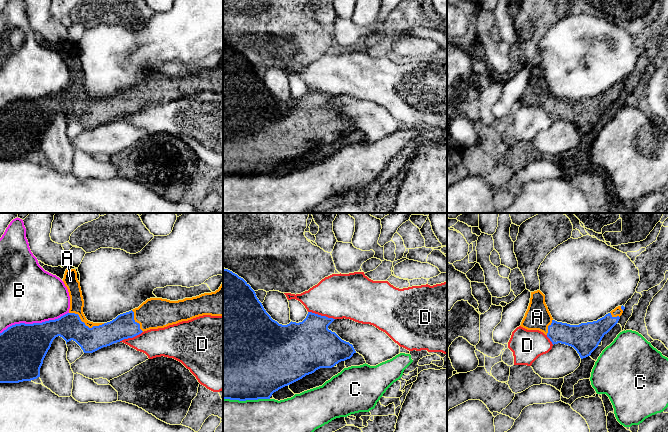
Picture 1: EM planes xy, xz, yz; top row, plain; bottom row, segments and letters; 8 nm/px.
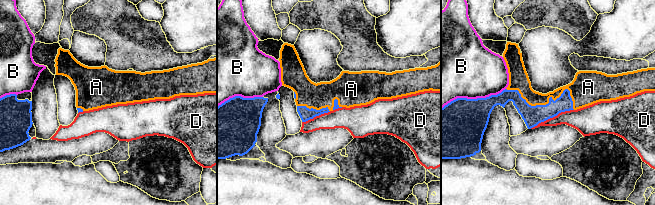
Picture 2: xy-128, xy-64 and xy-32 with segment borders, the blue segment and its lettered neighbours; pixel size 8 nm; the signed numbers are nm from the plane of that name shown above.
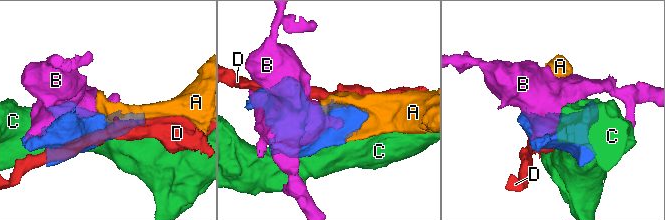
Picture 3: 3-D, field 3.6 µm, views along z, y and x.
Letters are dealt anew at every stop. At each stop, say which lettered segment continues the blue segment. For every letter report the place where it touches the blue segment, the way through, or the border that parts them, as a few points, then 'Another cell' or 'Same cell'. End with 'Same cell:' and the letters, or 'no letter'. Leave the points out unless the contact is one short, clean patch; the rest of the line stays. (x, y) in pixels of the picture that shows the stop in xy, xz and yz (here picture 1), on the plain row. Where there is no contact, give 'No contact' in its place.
A: Touches blue at xy (85, 101). Same cell
B: Touches blue at xy (34, 99). Another cell
C: Touches blue at xz (246, 175). Another cell
D: Touches blue at xz (320, 91). Another cell
Same cell: A

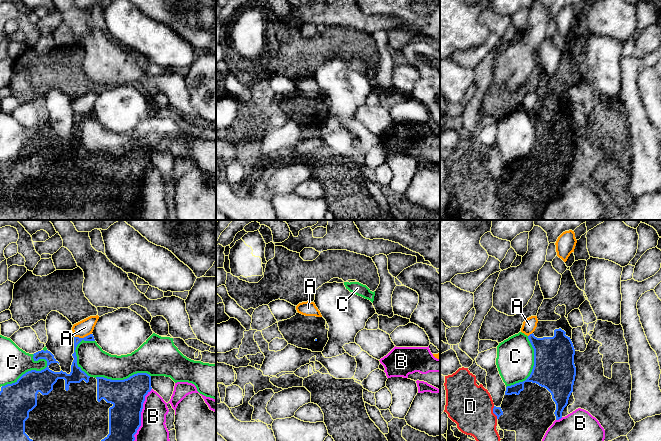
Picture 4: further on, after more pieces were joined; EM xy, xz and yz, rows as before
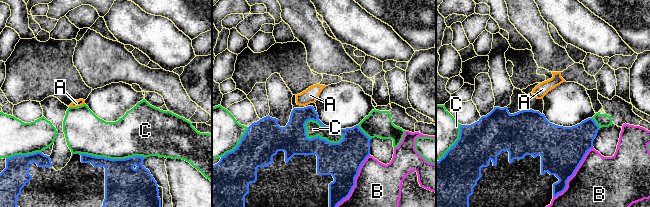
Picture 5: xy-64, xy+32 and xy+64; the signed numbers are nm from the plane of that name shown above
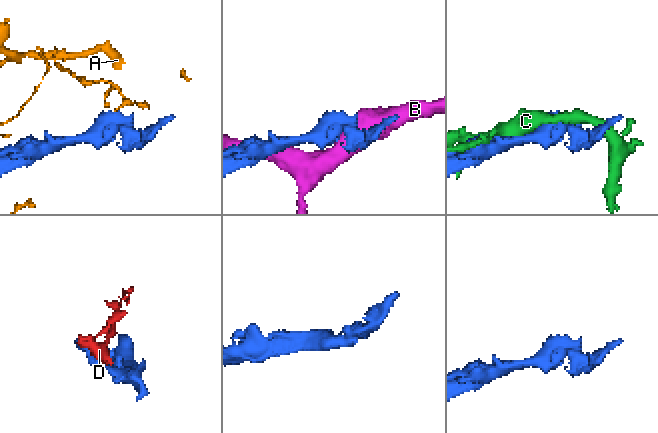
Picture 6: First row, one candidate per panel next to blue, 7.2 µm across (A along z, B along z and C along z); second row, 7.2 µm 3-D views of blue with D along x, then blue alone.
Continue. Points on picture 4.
A: Touches blue at xy (84, 113). Boundary: xy (91, 109), (83, 113), (75, 113). Another cell
B: Touches blue at xy (140, 192). Another cell
C: Touches blue at xy (26, 148). Another cell
D: Touches blue at yz (493, 188). Another cell
Same cell: no letter

